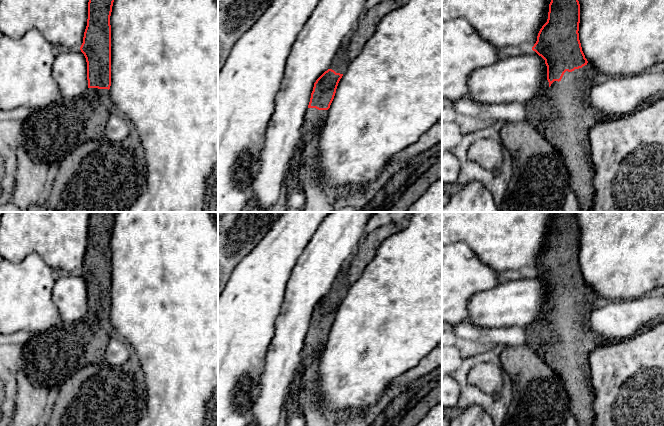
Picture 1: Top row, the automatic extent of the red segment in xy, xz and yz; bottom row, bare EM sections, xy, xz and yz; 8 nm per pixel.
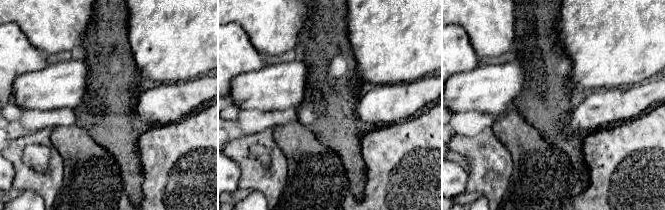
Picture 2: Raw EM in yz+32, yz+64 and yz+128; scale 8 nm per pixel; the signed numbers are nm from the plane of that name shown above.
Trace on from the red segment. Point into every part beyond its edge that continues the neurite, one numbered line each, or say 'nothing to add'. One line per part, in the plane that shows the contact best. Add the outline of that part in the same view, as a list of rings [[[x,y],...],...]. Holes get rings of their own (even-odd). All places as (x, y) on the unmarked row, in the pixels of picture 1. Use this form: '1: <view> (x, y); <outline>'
1: yz (562, 338); [[[592,288],[572,296],[566,295],[562,303],[554,305],[550,311],[541,313],[526,329],[526,345],[555,372],[563,381],[570,399],[570,412],[577,420],[578,426],[593,426],[595,413],[593,402],[595,393],[591,380],[589,364],[590,353],[603,340],[590,329],[590,316],[596,299]]]

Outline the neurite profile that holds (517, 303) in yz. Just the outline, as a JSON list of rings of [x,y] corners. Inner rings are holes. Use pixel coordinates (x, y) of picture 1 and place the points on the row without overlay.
[[[533,274],[499,283],[495,288],[476,293],[468,302],[468,322],[485,329],[521,327],[526,329],[541,313],[548,312],[545,284]]]

